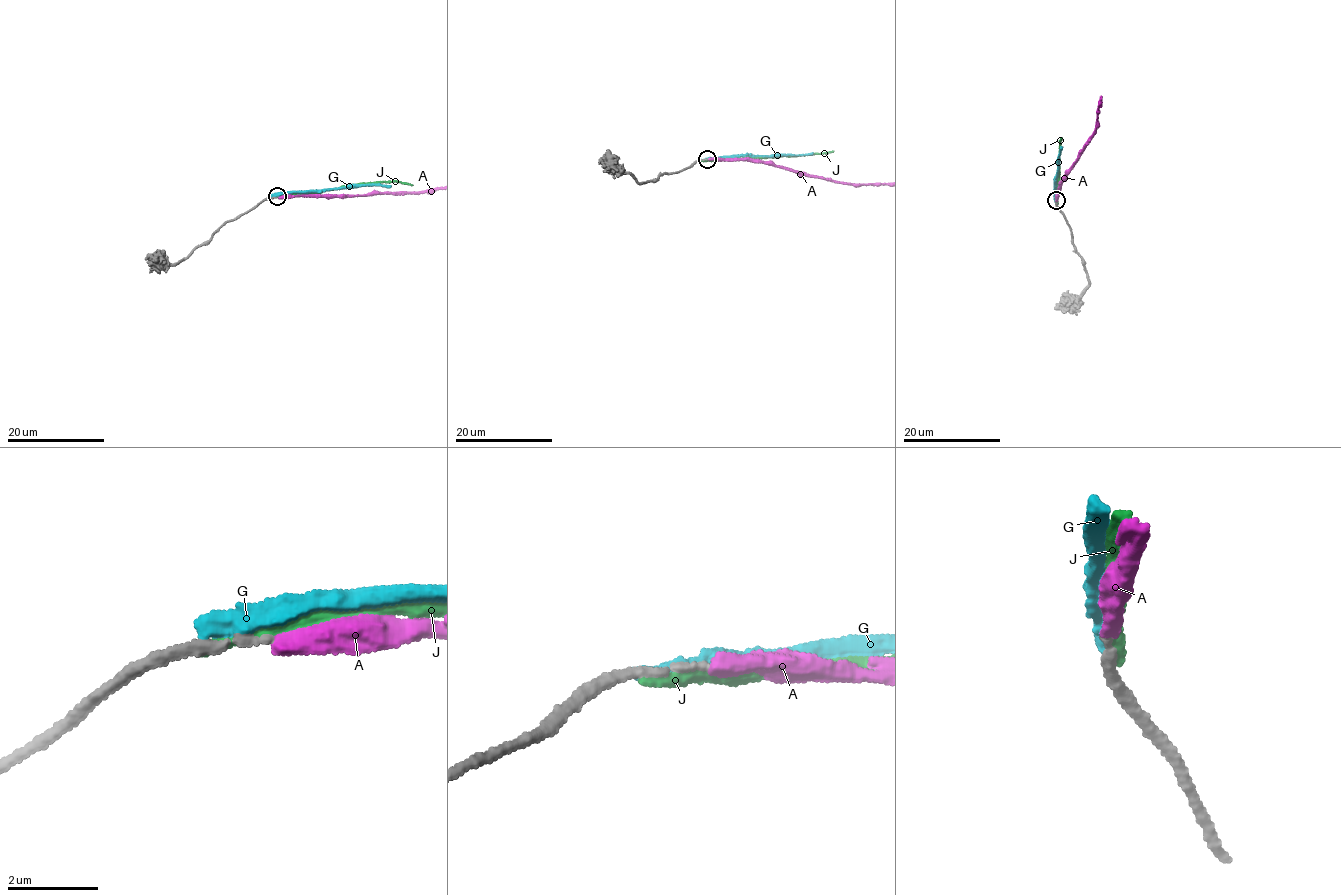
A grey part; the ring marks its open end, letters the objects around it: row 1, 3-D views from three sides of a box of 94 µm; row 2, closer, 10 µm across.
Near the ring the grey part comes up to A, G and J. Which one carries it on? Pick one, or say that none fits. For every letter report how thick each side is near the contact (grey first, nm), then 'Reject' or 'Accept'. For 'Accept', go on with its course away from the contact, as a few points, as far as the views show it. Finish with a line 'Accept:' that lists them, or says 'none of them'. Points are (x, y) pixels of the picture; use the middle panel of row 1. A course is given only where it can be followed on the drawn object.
A: Thickness 180 nm (grey) against 440 nm. Reject
G: Thickness 280 nm (grey) against 480 nm. Reject
J: Thickness 280 nm (grey) against 320 nm. Reject
Accept: none of them

